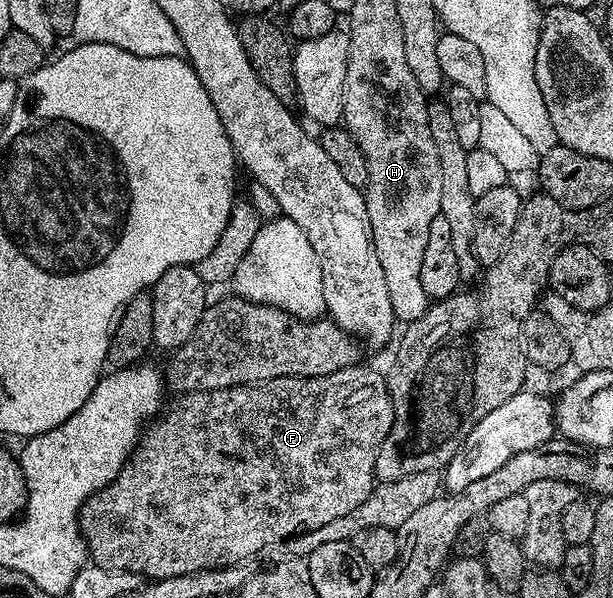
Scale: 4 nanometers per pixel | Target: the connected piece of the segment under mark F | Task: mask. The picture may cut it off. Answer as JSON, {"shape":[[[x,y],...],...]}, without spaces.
{"shape":[[[356,363],[320,377],[278,377],[272,381],[261,381],[258,385],[234,385],[217,391],[182,394],[171,410],[168,408],[144,428],[138,445],[121,467],[119,474],[80,507],[79,529],[84,543],[87,544],[88,558],[103,569],[137,573],[143,579],[193,575],[206,569],[226,569],[229,565],[246,562],[246,557],[261,552],[266,545],[271,545],[282,537],[291,539],[296,535],[310,533],[311,530],[325,527],[325,523],[333,523],[333,519],[349,515],[349,511],[361,507],[361,503],[369,499],[377,484],[377,455],[395,418],[393,403],[387,393],[386,376],[363,364]]]}

